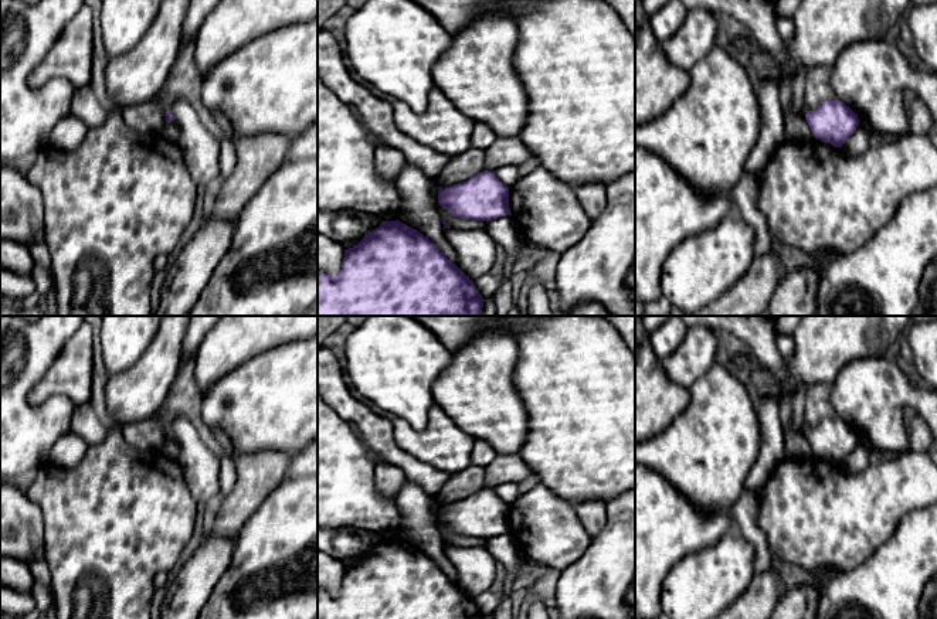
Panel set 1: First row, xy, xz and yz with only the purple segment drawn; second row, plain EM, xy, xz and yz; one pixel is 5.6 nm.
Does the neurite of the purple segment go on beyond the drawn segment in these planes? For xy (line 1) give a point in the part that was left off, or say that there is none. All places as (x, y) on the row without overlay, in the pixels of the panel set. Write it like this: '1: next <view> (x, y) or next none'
1: next none

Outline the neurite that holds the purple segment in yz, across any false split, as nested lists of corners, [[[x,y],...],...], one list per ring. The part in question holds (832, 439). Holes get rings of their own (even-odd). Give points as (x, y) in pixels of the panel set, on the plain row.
[[[838,416],[822,419],[805,436],[814,455],[835,465],[842,465],[859,442],[858,432]]]

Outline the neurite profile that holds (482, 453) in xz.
[[[475,439],[471,453],[472,465],[486,467],[498,456],[490,443],[483,439]]]

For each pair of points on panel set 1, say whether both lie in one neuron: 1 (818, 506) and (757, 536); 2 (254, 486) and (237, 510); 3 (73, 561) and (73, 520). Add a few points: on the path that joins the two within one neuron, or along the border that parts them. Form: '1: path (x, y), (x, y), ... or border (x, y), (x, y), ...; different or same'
1: border (759, 500), (759, 529), (764, 534), (771, 561); different
2: path (248, 492), (238, 504); same
3: path (73, 551), (73, 530); same

